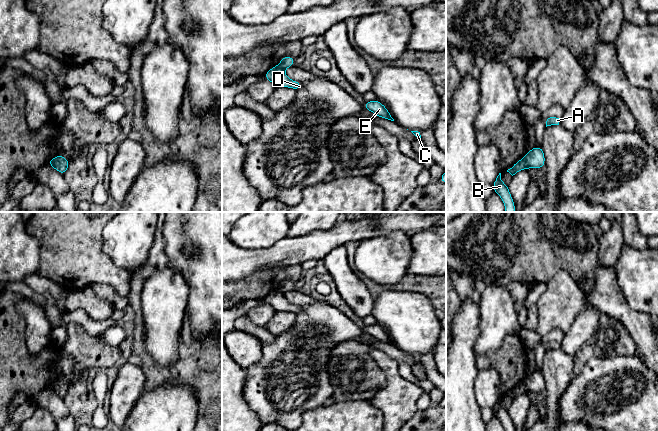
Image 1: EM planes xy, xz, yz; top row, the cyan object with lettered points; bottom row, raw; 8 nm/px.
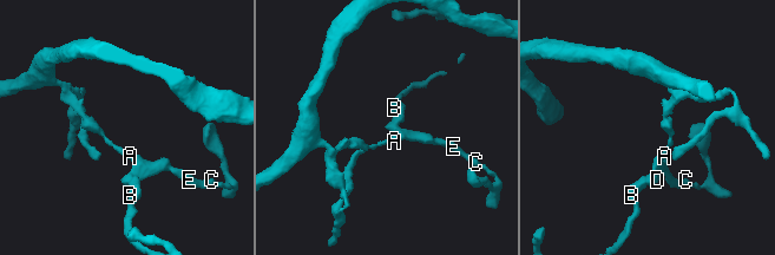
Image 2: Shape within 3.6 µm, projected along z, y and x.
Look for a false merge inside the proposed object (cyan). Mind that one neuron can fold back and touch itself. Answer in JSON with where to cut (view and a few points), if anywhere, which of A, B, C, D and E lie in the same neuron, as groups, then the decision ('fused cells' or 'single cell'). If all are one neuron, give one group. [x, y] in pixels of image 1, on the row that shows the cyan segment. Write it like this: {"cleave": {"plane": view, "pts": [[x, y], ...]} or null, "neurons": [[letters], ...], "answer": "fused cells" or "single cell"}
{"cleave": {"plane": "yz", "pts": [[523, 158], [527, 167]]}, "neurons": [["A", "C", "D", "E"], ["B"]], "answer": "fused cells"}

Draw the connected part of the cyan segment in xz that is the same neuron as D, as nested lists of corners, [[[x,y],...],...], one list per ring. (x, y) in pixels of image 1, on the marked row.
[[[275,66],[269,69],[264,75],[264,78],[271,81],[276,87],[288,87],[294,90],[303,88],[301,82],[293,81],[286,76],[284,69],[279,66]]]

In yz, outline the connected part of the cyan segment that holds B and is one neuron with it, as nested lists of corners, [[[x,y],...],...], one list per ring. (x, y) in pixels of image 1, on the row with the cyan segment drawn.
[[[499,173],[492,186],[494,193],[497,193],[504,203],[505,212],[516,212],[513,198],[509,192],[509,187],[502,182],[501,173]]]

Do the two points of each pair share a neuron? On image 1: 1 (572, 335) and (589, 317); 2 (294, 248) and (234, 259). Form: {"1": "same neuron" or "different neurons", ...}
{"1": "same neuron", "2": "same neuron"}

